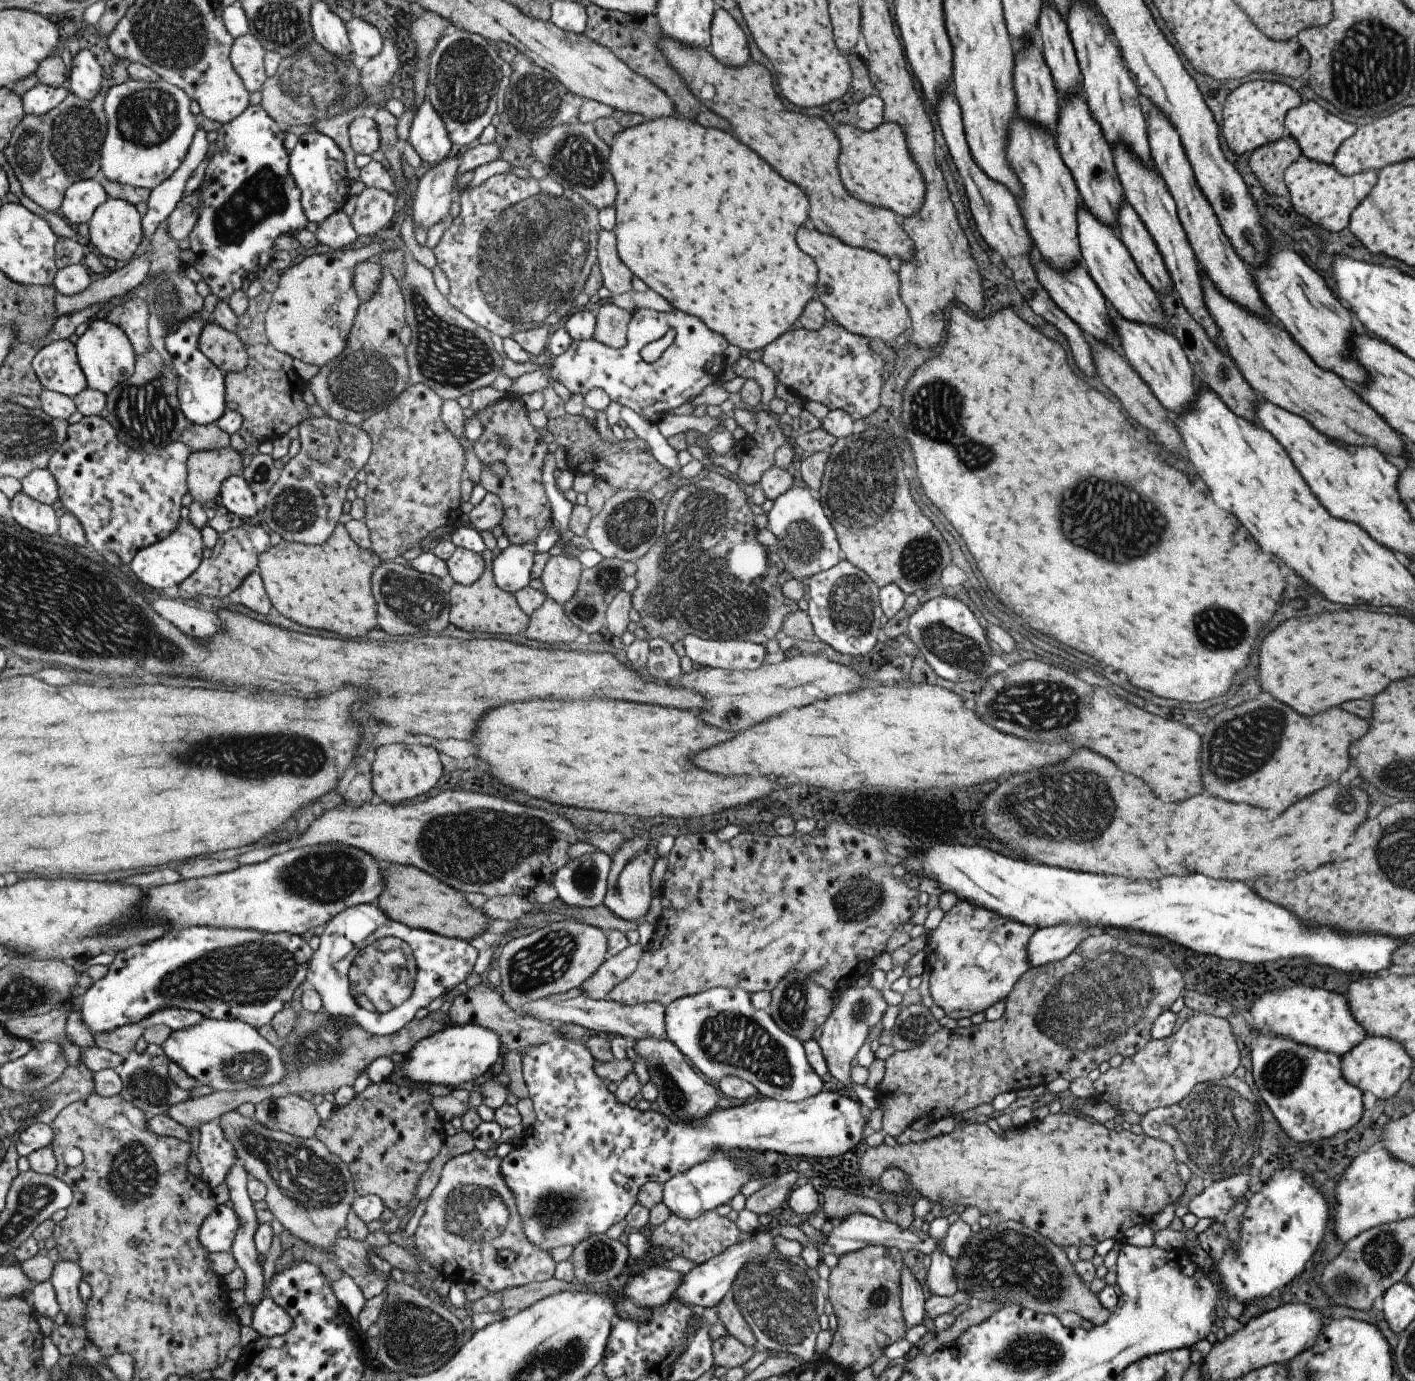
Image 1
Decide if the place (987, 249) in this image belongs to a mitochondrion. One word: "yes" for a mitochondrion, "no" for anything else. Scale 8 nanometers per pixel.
no

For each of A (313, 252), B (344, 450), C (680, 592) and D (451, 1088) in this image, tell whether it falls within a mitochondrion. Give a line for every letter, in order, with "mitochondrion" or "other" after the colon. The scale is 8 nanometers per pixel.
A: other
B: other
C: mitochondrion
D: other

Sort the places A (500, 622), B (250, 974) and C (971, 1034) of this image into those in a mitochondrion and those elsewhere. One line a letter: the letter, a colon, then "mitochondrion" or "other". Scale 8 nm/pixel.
A: other
B: mitochondrion
C: other

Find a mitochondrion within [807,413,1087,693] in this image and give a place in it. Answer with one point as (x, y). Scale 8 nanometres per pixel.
(859, 482)

